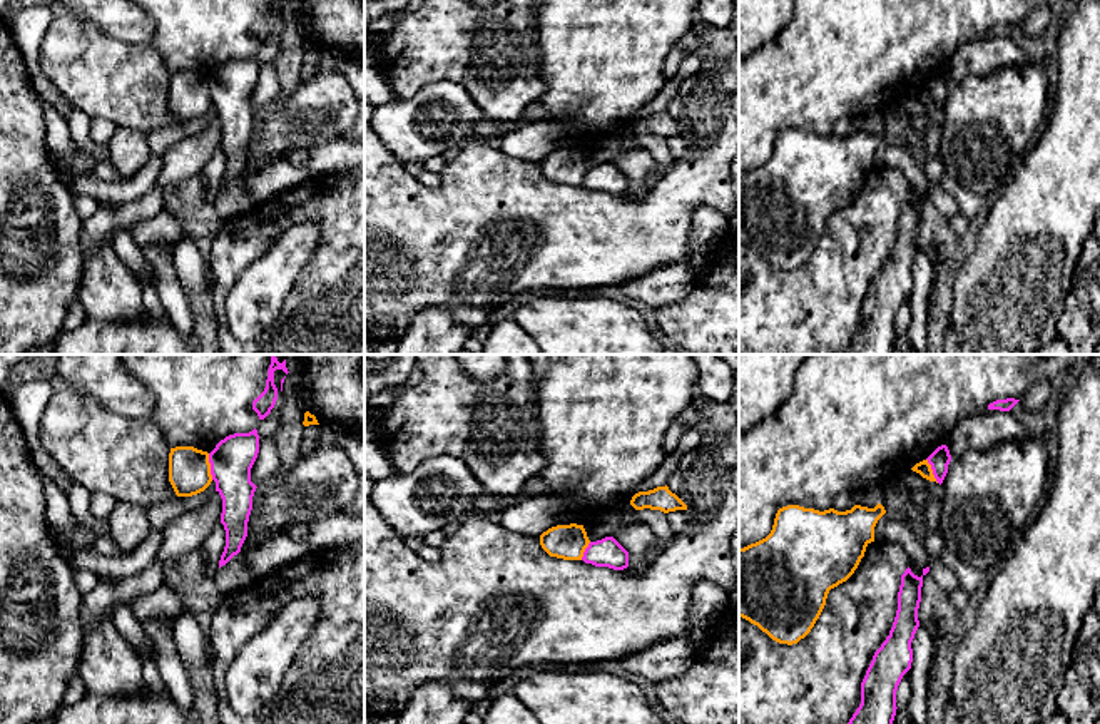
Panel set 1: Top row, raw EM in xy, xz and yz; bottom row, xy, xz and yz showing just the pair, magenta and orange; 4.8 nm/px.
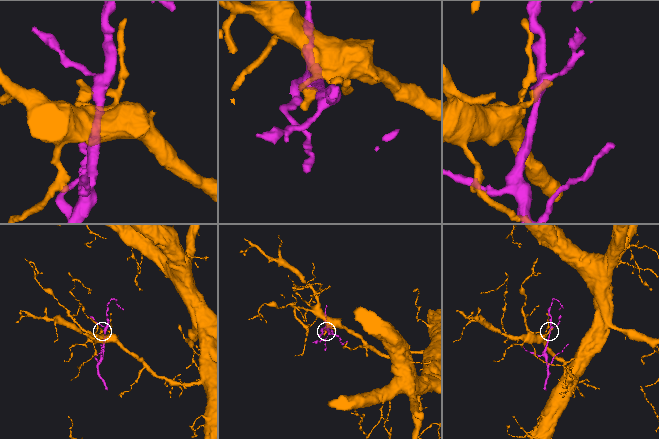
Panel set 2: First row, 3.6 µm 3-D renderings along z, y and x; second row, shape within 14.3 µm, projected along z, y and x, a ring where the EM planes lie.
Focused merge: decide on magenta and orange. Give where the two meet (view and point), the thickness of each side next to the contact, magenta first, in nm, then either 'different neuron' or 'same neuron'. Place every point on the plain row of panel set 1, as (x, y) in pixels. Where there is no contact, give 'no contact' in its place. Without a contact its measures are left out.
meets magenta in xy at (211, 92); 200 nm thick on the magenta side, 200 nm on the other; different neuron

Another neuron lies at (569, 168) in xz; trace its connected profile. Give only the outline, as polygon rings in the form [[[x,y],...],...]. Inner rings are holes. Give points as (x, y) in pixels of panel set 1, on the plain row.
[[[557,150],[540,161],[542,174],[550,181],[563,186],[582,186],[590,166],[583,150]]]

